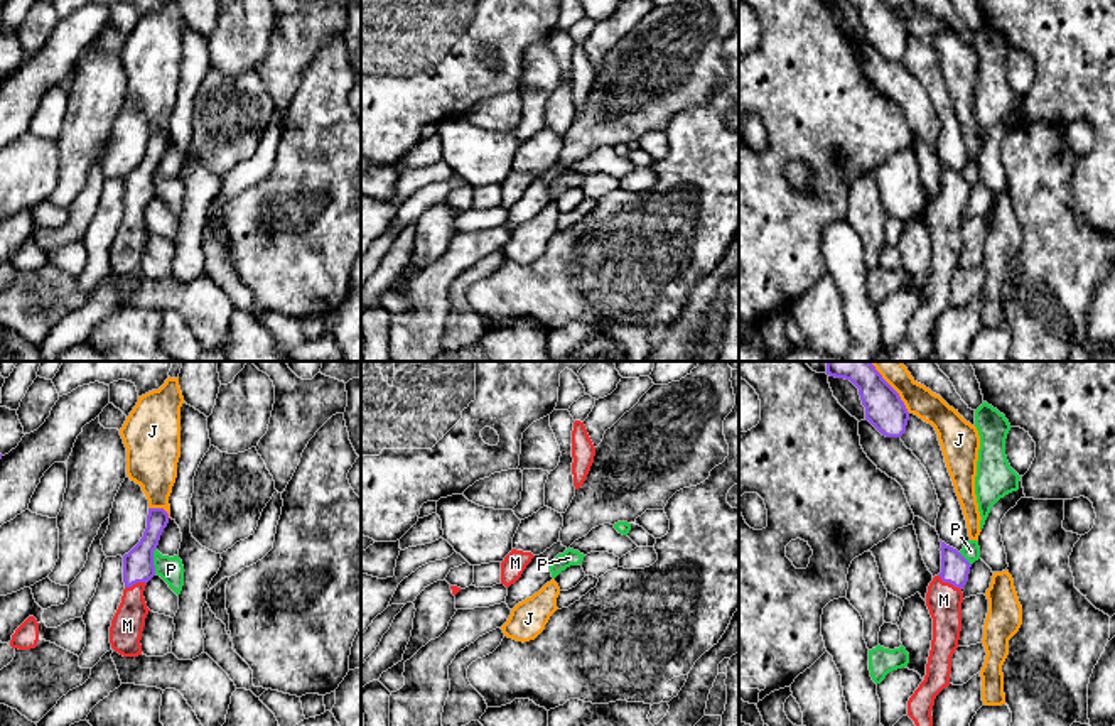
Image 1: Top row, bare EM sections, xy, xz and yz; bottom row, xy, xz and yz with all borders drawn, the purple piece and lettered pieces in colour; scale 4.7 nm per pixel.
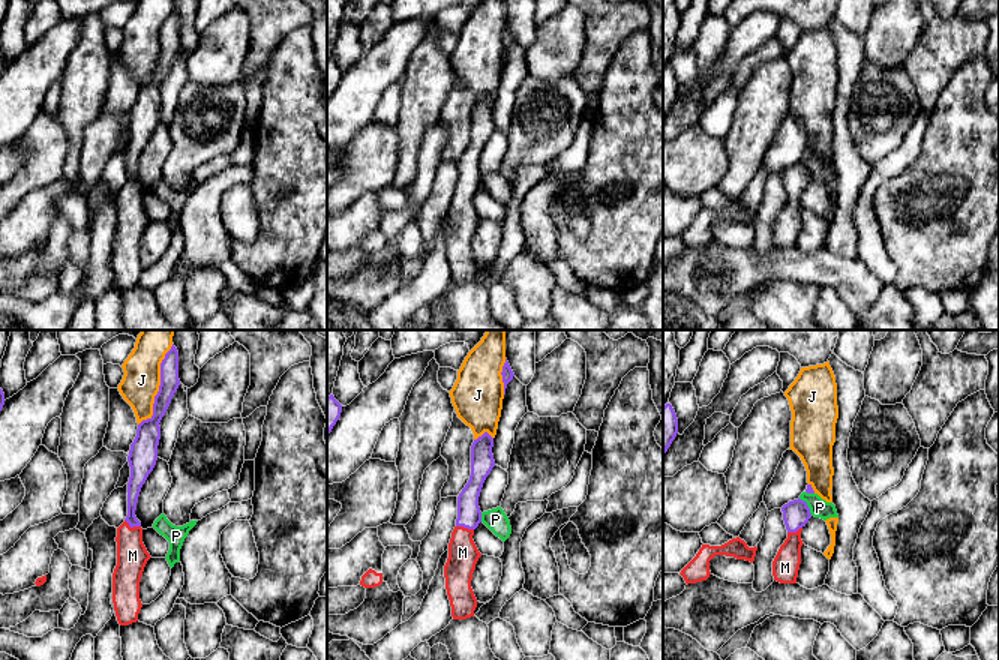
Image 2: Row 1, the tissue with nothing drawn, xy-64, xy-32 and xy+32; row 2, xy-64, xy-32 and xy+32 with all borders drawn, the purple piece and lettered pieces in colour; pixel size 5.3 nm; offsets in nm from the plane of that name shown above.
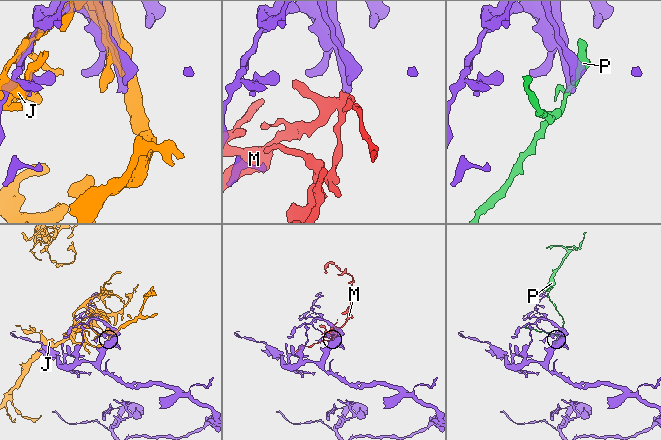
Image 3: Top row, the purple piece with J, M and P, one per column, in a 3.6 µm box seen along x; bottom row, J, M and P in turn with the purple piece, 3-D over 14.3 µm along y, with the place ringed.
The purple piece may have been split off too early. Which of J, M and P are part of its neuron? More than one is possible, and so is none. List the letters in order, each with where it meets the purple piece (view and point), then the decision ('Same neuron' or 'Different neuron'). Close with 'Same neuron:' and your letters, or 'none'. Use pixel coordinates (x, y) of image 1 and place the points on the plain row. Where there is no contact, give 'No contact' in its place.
J: Touches purple at yz (898, 17). Different neuron
M: Touches purple at yz (948, 203). Same neuron
P: Touches purple at xy (152, 183). Different neuron
Same neuron: M

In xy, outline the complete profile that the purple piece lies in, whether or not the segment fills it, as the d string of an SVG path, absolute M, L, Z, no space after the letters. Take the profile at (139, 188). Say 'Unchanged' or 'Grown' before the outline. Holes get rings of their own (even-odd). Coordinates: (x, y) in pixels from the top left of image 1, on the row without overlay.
Grown. M148 130L147 150L140 164L123 177L123 218L111 241L110 265L123 279L142 277L142 253L148 230L143 219L147 204L155 198L154 172L169 145L164 130Z

